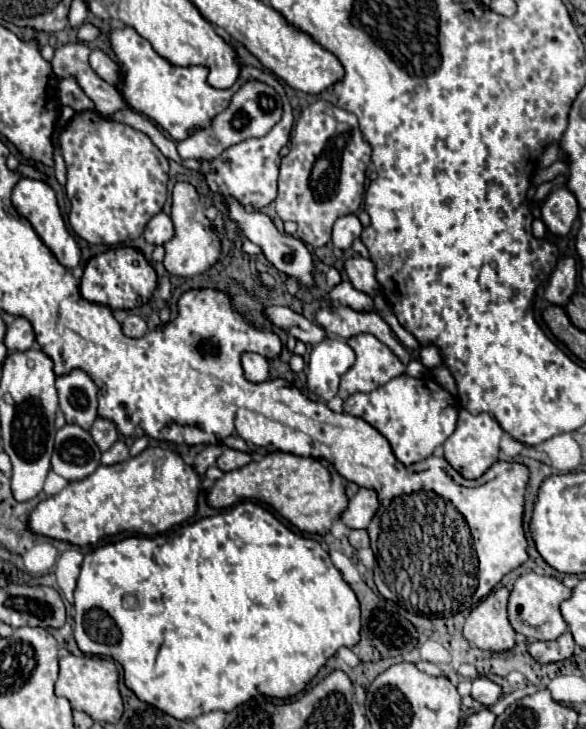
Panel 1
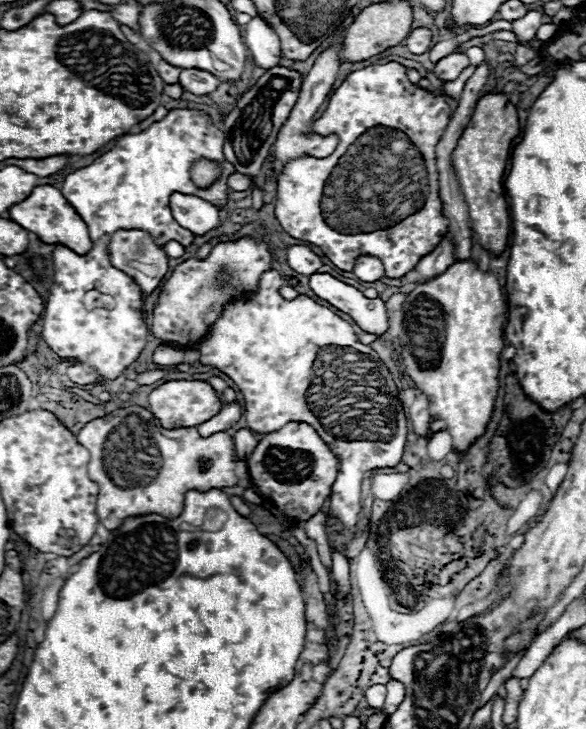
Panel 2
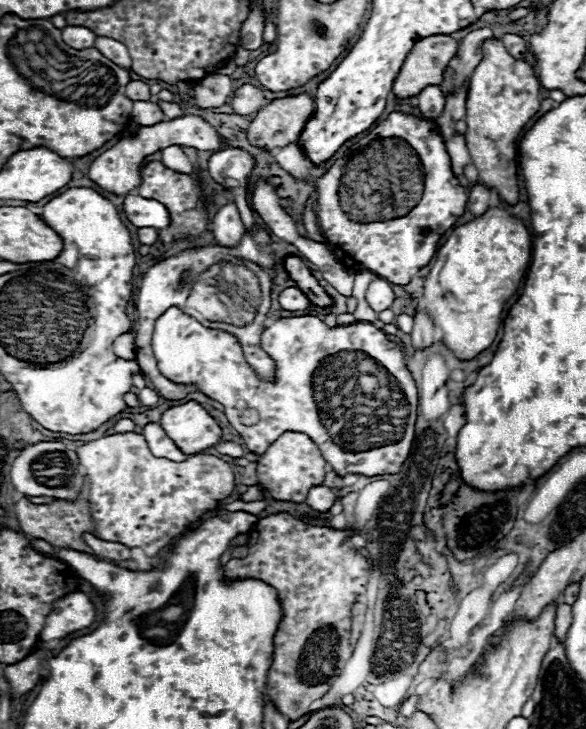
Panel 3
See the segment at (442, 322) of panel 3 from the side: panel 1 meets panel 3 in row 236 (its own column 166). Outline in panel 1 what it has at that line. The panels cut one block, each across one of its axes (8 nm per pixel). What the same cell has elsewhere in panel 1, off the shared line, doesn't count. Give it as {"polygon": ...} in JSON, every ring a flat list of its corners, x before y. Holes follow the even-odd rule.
{"polygon":[[150,446,134,458,120,464,100,466,84,480,70,482,62,492,42,500,32,512,32,532,76,546,98,544,104,536,134,532,156,536,196,514,200,494,200,476,180,454]]}

